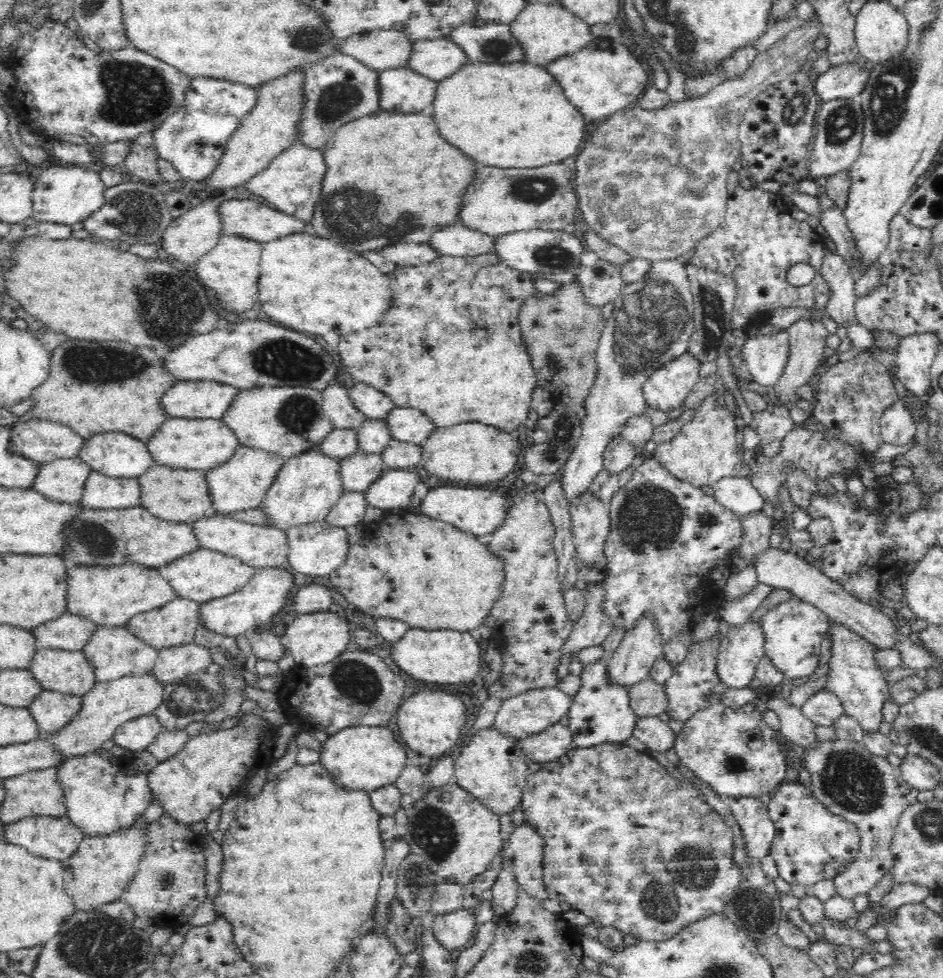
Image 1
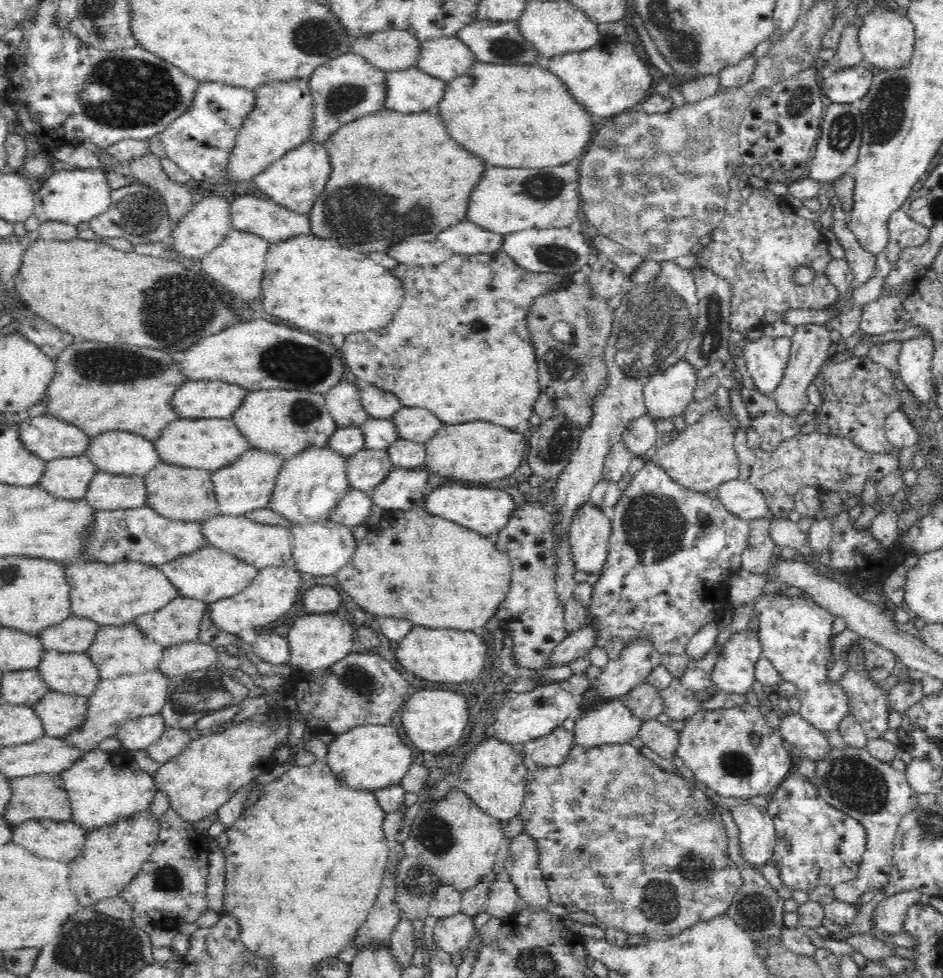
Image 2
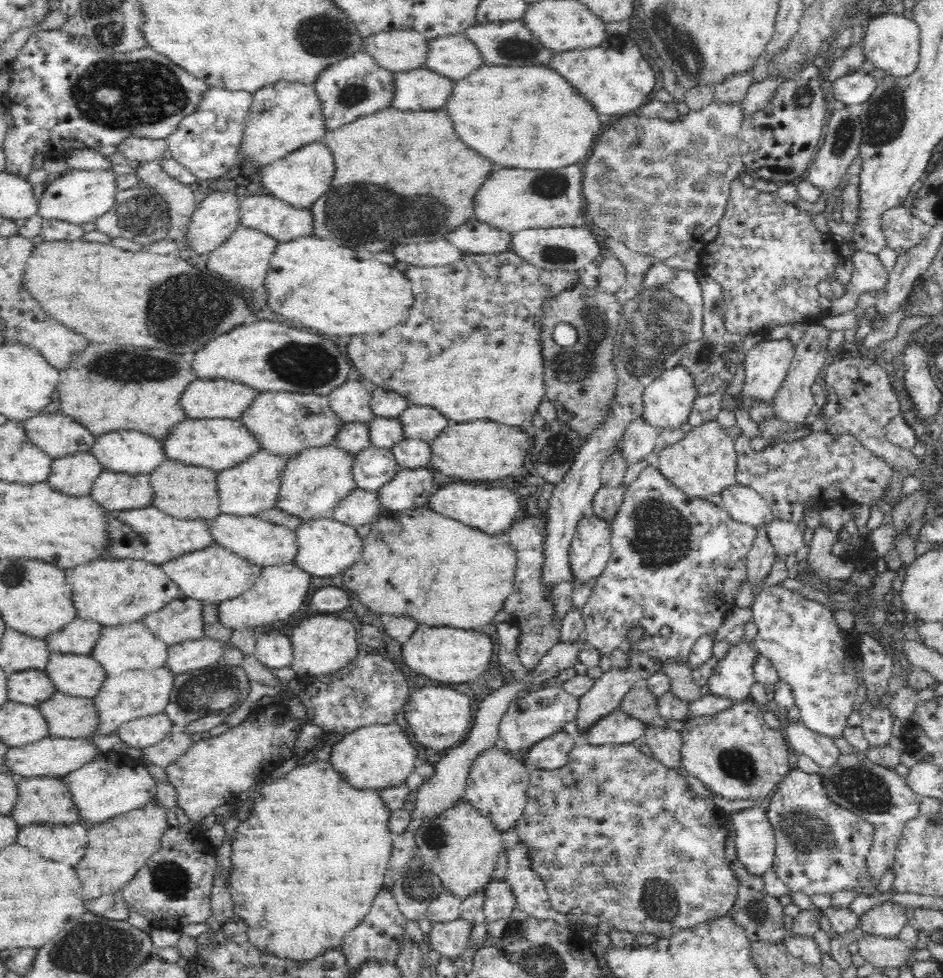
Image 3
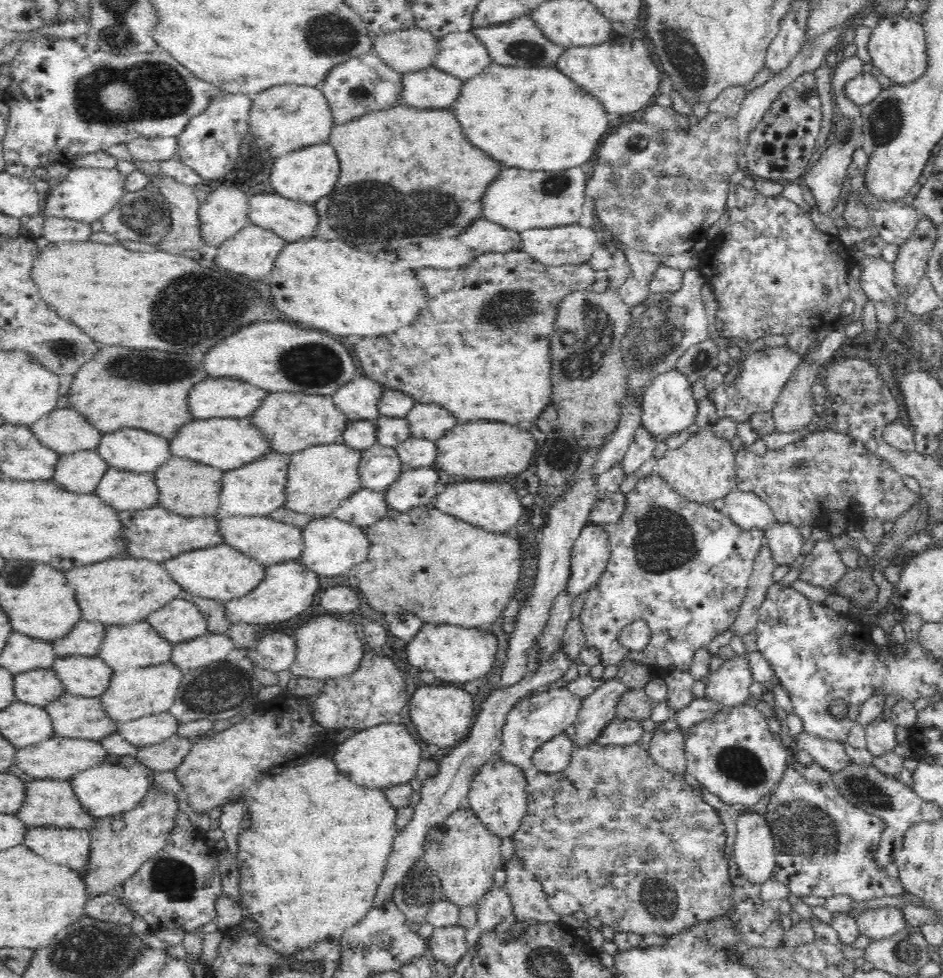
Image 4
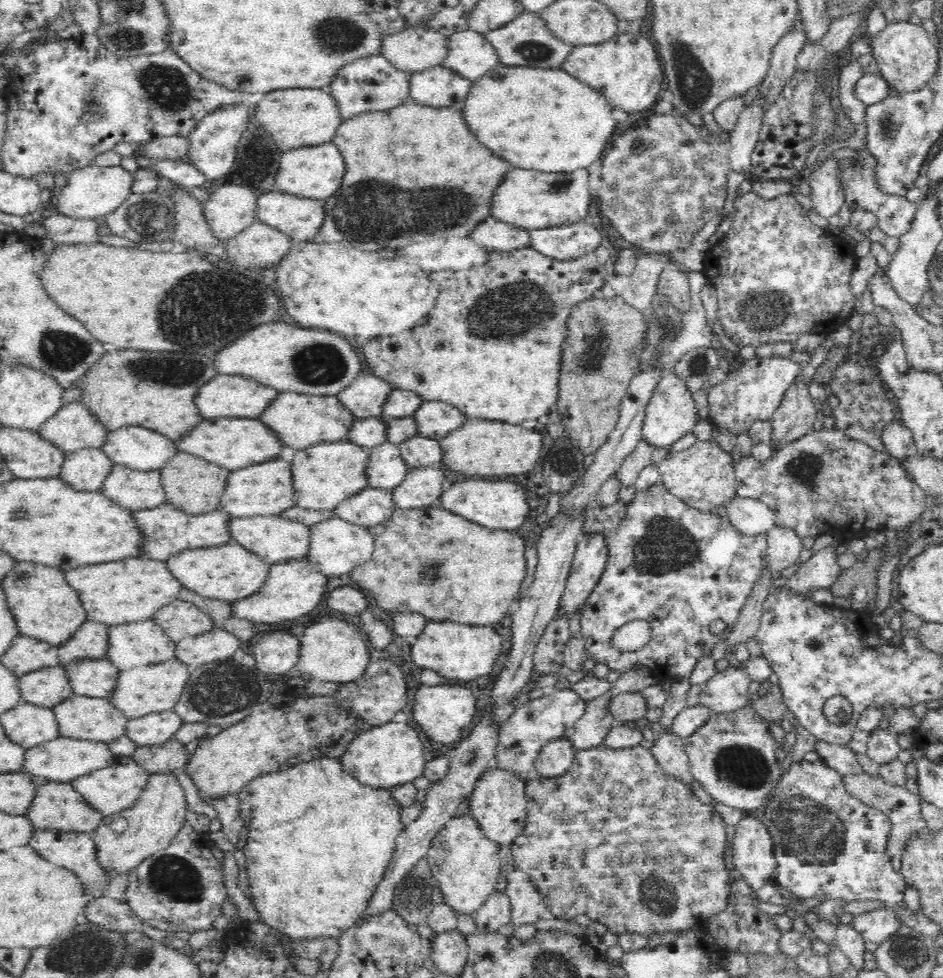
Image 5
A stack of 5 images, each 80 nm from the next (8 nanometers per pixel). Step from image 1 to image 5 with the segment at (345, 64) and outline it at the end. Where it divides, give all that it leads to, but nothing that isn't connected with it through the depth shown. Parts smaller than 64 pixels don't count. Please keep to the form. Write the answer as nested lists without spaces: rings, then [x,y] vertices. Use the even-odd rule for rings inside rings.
[[[384,55],[354,60],[339,71],[328,88],[338,102],[343,121],[370,111],[387,111],[411,96],[411,73],[396,68]]]

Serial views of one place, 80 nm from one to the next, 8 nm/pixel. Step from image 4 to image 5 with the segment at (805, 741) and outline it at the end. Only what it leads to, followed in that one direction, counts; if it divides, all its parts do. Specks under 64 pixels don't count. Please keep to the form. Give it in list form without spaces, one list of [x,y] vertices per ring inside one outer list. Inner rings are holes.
[[[819,740],[815,743],[814,750],[824,763],[844,776],[864,774],[864,766],[858,762],[858,756],[848,746]]]

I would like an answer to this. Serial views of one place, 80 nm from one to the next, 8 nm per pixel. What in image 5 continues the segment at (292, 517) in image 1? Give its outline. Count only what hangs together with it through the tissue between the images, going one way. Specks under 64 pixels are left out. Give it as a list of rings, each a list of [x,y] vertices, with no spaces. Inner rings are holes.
[[[350,440],[320,443],[296,450],[292,461],[292,477],[298,493],[296,505],[312,510],[335,509],[343,500],[370,487],[368,462],[371,458],[371,449]]]

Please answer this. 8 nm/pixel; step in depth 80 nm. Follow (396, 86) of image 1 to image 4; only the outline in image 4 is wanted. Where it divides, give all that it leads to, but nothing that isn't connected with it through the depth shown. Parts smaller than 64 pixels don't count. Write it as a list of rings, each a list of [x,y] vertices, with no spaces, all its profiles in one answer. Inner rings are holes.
[[[432,65],[418,72],[404,73],[400,105],[426,109],[449,109],[459,98],[463,80]]]

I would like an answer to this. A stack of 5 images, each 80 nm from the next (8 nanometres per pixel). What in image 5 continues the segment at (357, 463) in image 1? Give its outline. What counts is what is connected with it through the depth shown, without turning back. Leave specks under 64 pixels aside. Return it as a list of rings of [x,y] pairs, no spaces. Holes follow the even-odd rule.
[[[386,441],[384,444],[372,448],[371,451],[372,458],[368,462],[368,483],[370,483],[370,487],[392,490],[396,486],[400,486],[404,482],[410,467],[406,464],[404,457],[402,457],[398,445]]]

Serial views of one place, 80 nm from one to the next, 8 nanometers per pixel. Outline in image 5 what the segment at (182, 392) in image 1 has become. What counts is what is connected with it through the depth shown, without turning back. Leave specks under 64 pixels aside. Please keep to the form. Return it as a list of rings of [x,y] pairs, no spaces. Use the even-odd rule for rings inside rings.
[[[220,374],[200,388],[196,403],[198,403],[200,415],[206,419],[218,419],[219,417],[258,419],[280,394],[281,391],[278,389],[260,384],[252,377]]]

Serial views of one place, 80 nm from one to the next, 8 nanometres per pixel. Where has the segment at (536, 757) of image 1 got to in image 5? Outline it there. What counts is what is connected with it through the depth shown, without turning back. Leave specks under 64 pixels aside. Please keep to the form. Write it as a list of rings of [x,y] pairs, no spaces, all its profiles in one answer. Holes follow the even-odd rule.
[[[561,737],[548,742],[535,760],[538,775],[549,779],[562,776],[572,766],[575,756],[570,739]]]

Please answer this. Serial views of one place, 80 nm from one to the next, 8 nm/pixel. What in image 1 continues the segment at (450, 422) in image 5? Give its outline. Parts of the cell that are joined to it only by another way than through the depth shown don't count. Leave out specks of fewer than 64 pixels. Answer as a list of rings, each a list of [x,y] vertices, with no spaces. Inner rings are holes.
[[[396,407],[385,421],[390,425],[392,438],[417,445],[428,440],[437,429],[432,418],[416,408]]]

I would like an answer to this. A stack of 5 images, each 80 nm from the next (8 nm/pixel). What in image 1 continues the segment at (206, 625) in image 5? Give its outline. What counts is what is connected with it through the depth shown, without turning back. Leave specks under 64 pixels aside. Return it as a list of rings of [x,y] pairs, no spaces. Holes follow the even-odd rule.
[[[177,597],[164,607],[142,612],[125,625],[147,644],[159,649],[195,643],[201,604]]]

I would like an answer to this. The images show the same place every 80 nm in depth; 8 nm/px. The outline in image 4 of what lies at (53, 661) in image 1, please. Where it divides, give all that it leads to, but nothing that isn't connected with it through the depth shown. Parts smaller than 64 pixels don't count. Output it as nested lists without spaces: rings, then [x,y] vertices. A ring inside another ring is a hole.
[[[56,656],[52,669],[60,675],[67,693],[88,698],[102,696],[114,675],[112,667],[98,656]]]

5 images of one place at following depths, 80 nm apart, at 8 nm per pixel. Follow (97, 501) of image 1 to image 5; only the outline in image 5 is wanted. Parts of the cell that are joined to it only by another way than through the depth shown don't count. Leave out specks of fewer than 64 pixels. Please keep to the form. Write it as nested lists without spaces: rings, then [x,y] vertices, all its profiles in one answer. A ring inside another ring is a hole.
[[[115,465],[104,480],[101,491],[116,504],[134,512],[159,507],[167,502],[160,469],[141,471],[124,465]]]

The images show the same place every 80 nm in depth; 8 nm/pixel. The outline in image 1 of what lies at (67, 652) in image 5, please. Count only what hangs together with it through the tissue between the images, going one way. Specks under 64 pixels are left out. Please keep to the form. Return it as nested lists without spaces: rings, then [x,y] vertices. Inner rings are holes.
[[[70,612],[33,628],[39,648],[52,648],[57,651],[82,651],[92,639],[99,625],[91,620],[76,616]]]

